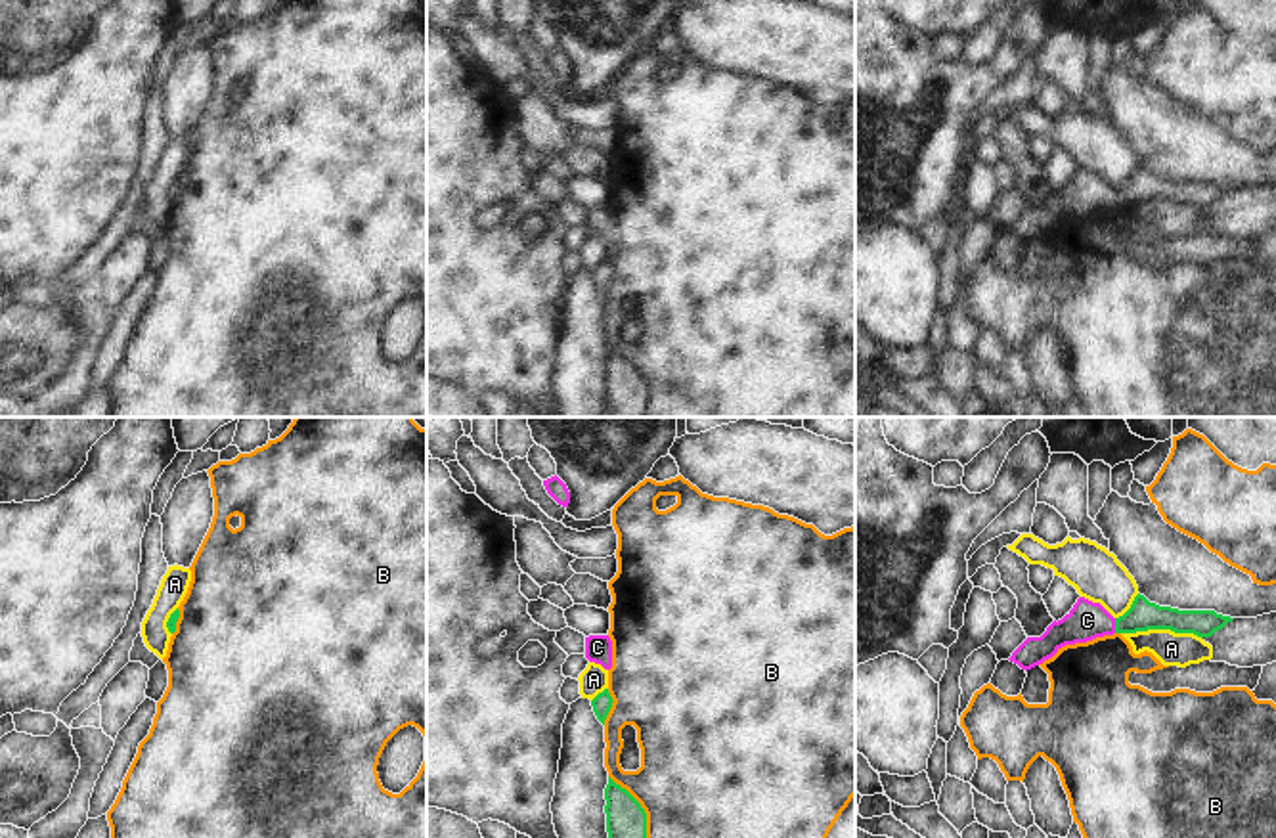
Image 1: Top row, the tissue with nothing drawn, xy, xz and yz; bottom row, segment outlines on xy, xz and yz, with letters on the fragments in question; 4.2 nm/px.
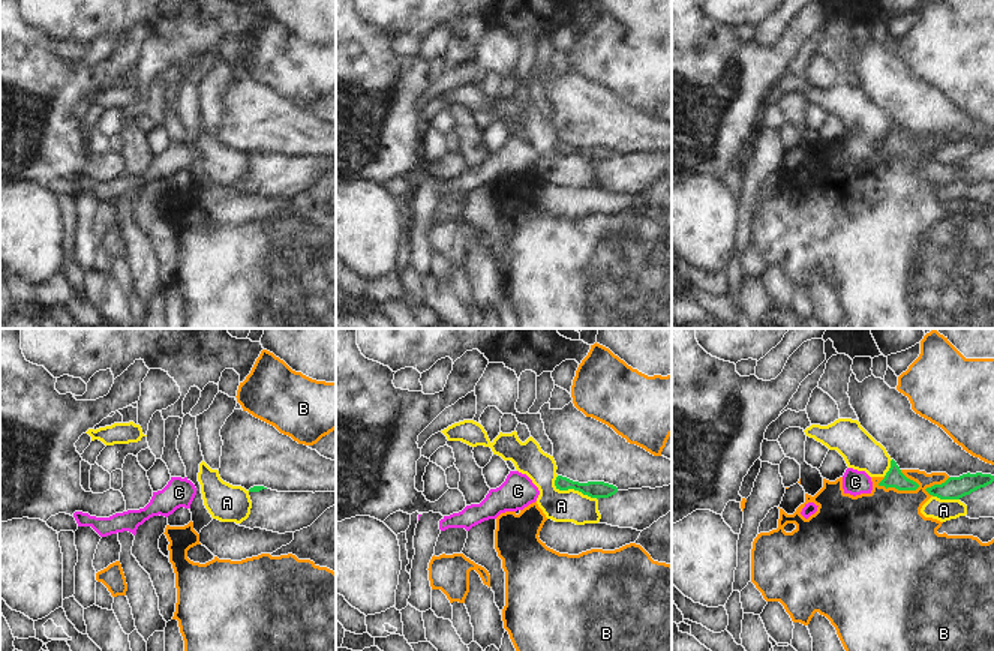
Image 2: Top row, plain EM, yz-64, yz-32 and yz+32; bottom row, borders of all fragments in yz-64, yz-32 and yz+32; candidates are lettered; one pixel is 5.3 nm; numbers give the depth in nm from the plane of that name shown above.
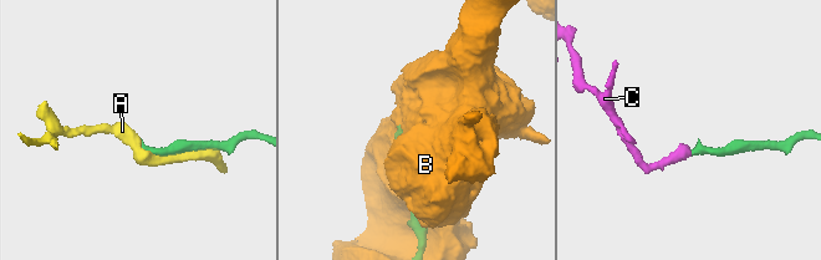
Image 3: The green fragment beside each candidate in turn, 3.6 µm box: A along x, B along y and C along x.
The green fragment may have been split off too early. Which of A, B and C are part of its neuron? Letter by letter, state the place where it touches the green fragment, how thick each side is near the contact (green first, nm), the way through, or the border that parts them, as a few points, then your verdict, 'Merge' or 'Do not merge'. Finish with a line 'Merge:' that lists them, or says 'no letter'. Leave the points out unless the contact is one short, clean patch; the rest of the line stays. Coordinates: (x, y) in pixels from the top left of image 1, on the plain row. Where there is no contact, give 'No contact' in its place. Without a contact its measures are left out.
A: Touches green at yz (1162, 199). Thickness 130 nm (green) against 140 nm. Do not merge
B: Touches green at xz (643, 381). Thickness 180 nm (green) against 500 nm. Do not merge
C: Touches green at yz (1116, 198). Thickness 130 nm (green) against 160 nm. Path across: yz (1143, 186), (1116, 198), (1087, 192). Merge
Merge: C

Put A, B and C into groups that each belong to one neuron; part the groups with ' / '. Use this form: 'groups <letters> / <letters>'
groups A / B / C

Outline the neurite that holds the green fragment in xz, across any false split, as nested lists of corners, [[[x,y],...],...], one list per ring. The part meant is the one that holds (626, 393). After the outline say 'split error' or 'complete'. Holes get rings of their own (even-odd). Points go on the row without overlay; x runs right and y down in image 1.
[[[610,348],[605,371],[608,415],[643,417],[647,411],[647,385],[641,375]]]; complete

